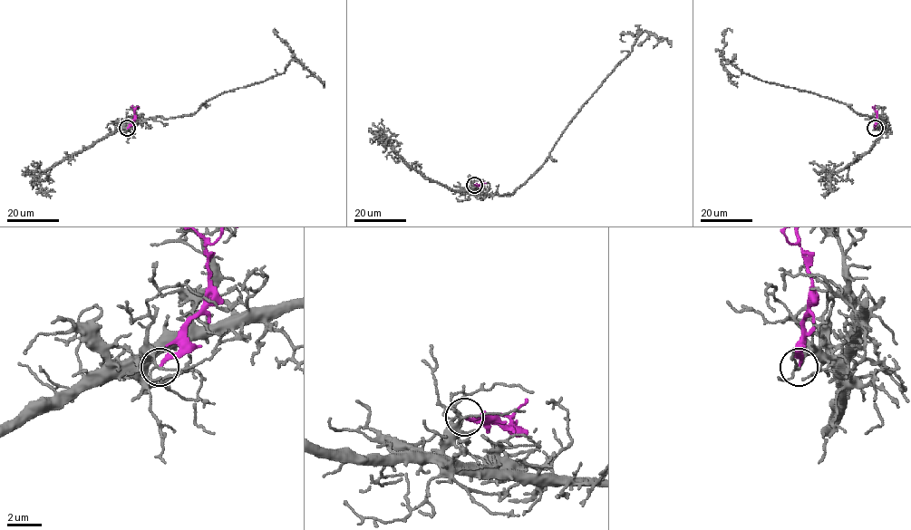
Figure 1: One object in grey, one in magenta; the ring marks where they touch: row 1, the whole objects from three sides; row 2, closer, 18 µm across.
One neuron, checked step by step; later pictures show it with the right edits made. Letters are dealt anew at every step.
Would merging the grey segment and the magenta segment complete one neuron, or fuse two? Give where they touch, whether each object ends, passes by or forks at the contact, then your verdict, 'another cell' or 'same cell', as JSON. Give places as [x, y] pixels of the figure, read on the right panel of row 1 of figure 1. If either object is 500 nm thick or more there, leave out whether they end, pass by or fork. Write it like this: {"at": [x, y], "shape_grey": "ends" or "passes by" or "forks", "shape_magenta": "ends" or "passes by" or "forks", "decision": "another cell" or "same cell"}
{"at": [875, 128], "shape_grey": "forks", "shape_magenta": "ends", "decision": "another cell"}

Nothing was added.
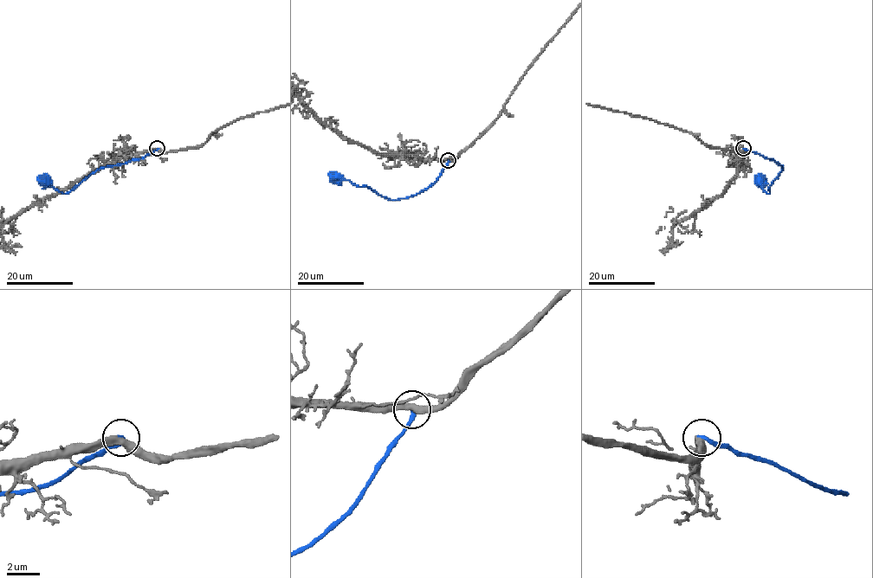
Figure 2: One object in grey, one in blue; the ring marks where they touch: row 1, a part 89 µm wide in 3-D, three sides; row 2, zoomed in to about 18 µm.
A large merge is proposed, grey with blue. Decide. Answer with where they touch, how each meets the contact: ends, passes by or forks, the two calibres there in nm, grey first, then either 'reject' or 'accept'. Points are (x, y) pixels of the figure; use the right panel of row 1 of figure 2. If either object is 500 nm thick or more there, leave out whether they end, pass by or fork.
(743, 148) | grey passes by | blue ends | 400/280 nm | accept

